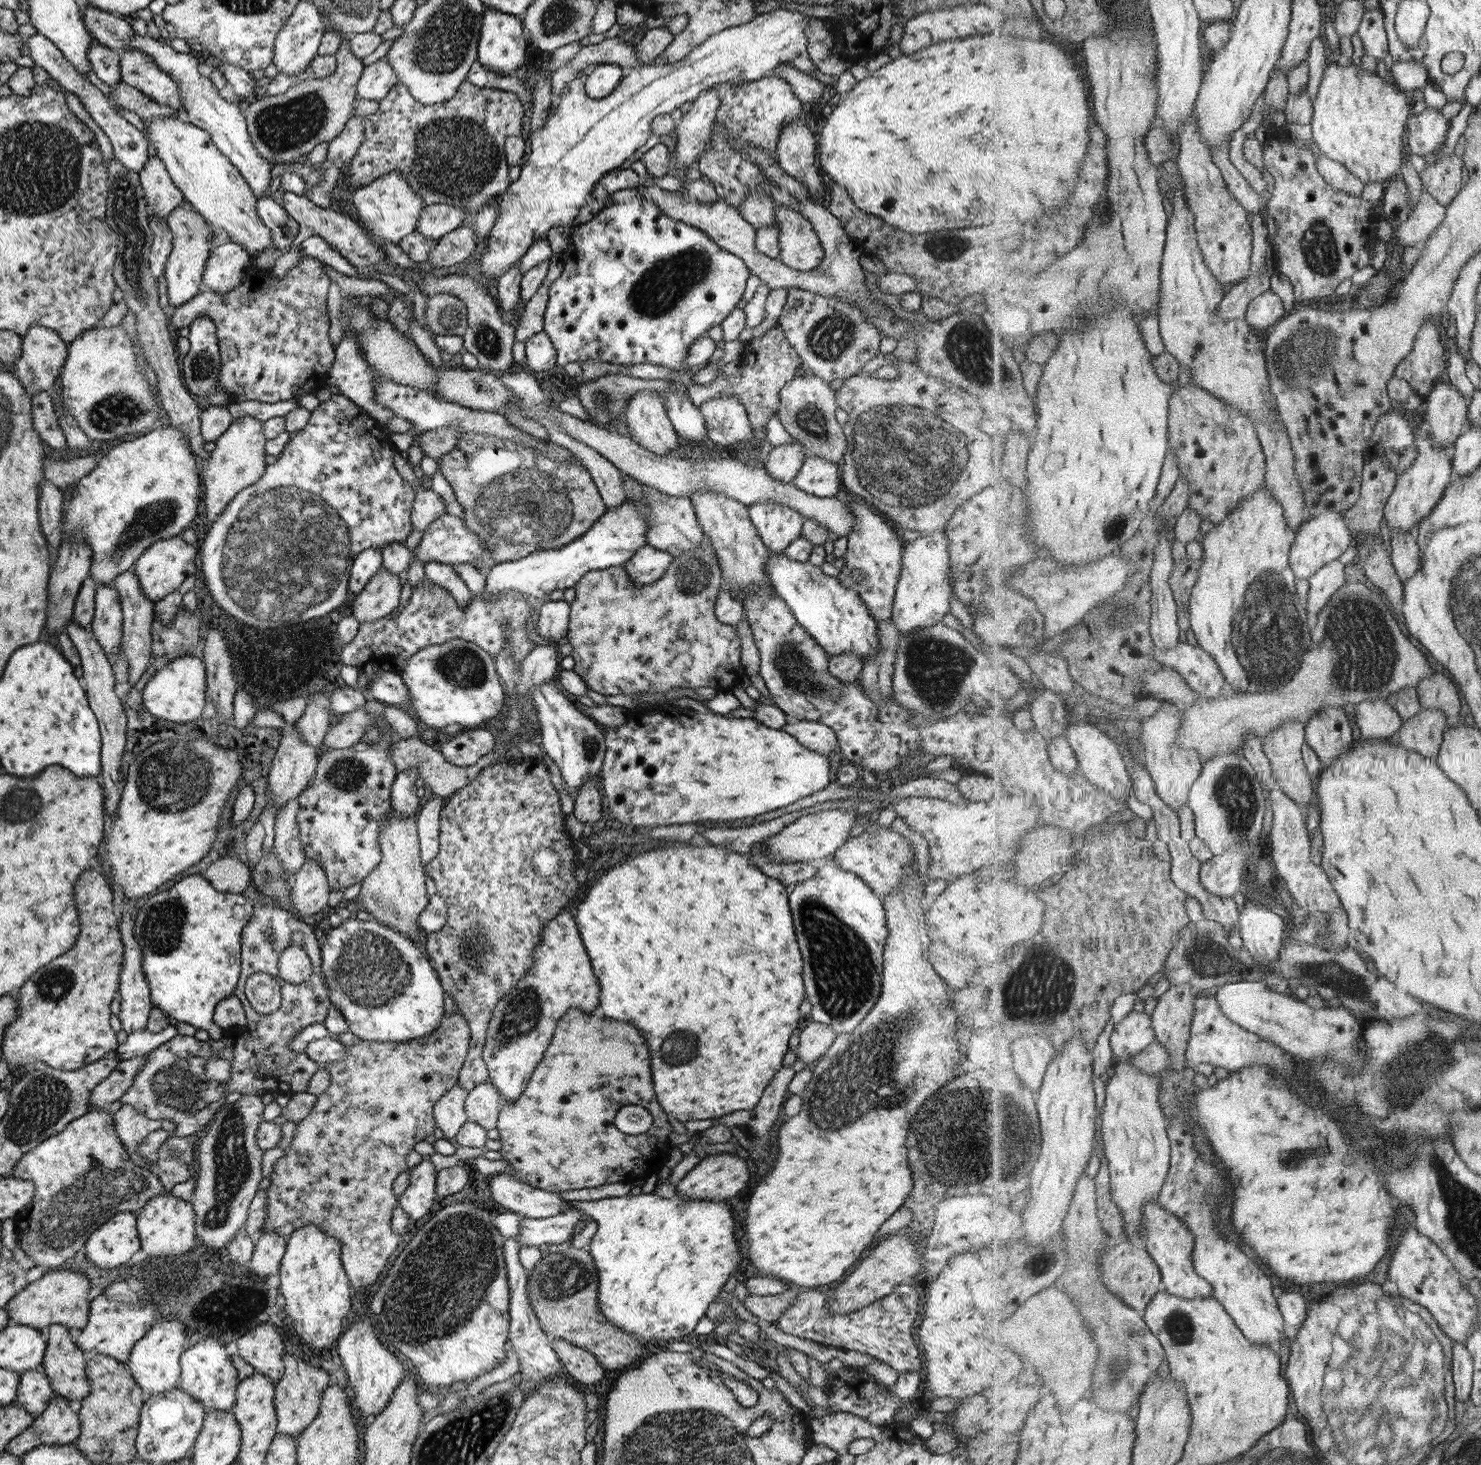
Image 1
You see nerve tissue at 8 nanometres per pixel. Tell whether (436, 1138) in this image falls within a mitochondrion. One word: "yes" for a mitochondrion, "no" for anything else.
no

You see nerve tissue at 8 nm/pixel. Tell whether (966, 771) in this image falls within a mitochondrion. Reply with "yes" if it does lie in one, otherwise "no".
no

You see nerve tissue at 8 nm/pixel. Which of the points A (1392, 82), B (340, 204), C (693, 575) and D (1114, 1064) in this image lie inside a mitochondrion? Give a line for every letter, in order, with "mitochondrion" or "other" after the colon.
A: other
B: other
C: mitochondrion
D: other

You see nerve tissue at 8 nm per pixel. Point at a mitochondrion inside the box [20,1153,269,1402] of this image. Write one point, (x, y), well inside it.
(85, 1197)

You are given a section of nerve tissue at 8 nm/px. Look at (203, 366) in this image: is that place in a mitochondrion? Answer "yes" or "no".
yes

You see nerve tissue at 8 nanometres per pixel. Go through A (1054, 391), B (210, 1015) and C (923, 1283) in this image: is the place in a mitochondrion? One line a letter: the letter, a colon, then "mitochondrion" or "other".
A: other
B: other
C: other

